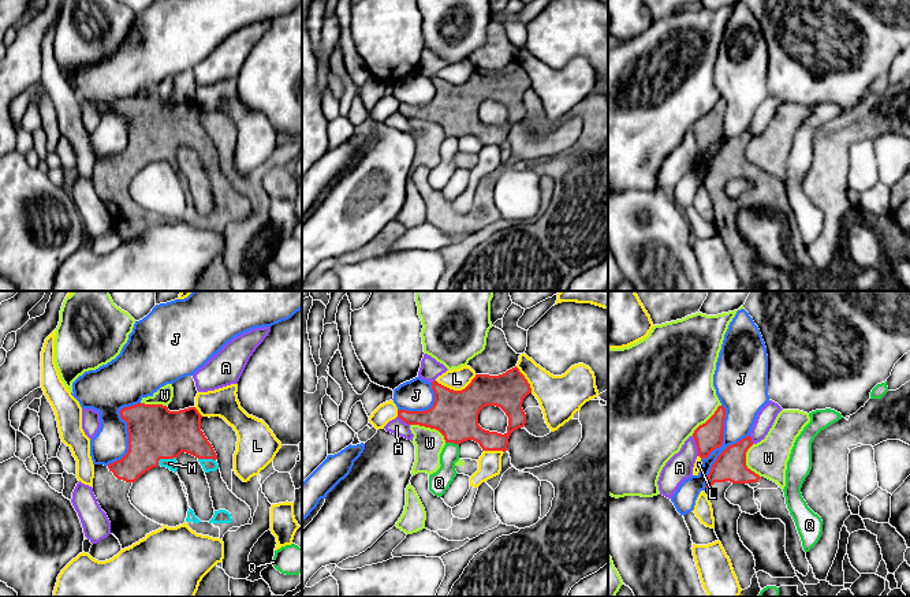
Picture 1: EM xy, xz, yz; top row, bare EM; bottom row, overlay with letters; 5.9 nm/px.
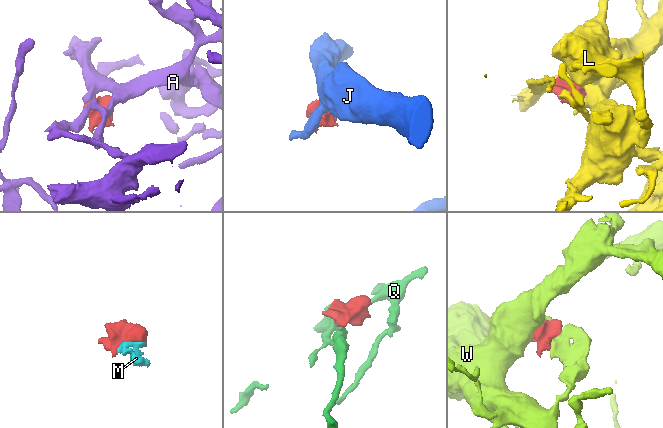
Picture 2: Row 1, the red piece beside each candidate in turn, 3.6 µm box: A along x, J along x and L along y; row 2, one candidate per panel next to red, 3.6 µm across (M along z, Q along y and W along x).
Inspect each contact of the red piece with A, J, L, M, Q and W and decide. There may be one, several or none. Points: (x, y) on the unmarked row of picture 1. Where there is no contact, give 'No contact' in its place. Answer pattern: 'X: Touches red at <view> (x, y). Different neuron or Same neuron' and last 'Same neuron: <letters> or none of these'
A: Touches red at yz (697, 140). Different neuron
J: Touches red at xy (129, 126). Different neuron
L: Touches red at xz (457, 85). Different neuron
M: Touches red at xy (164, 152). Same neuron
Q: Touches red at xz (452, 135). Different neuron
W: Touches red at xz (429, 120). Different neuron
Same neuron: M

